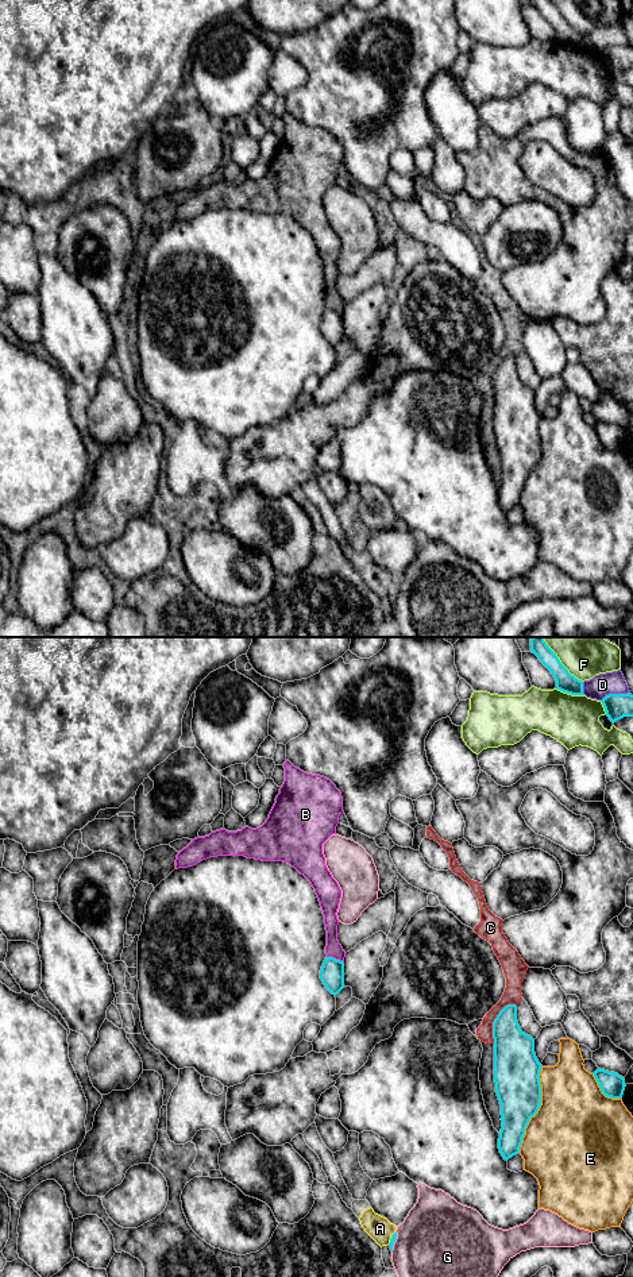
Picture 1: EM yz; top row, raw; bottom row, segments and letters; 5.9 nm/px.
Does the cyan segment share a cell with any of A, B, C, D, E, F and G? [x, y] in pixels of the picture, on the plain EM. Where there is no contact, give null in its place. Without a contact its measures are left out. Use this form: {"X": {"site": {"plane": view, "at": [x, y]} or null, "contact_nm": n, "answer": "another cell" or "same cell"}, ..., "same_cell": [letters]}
{"A": {"site": {"plane": "yz", "at": [392, 590]}, "contact_nm": 90, "answer": "another cell"}, "B": {"site": {"plane": "yz", "at": [335, 311]}, "contact_nm": 100, "answer": "another cell"}, "C": {"site": {"plane": "yz", "at": [494, 371]}, "contact_nm": 280, "answer": "another cell"}, "D": {"site": {"plane": "yz", "at": [614, 46]}, "contact_nm": 190, "answer": "another cell"}, "E": {"site": {"plane": "yz", "at": [539, 459]}, "contact_nm": 550, "answer": "another cell"}, "F": {"site": {"plane": "yz", "at": [564, 19]}, "contact_nm": 280, "answer": "another cell"}, "G": {"site": {"plane": "yz", "at": [394, 593]}, "contact_nm": 120, "answer": "another cell"}, "same_cell": []}

